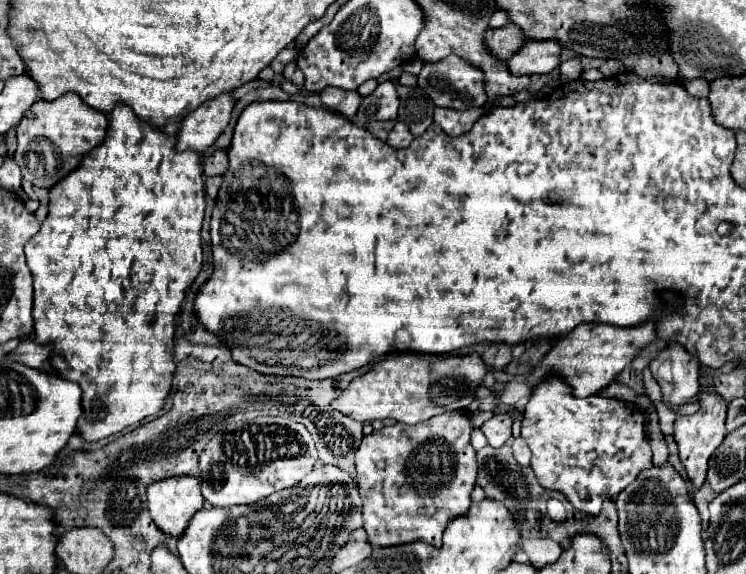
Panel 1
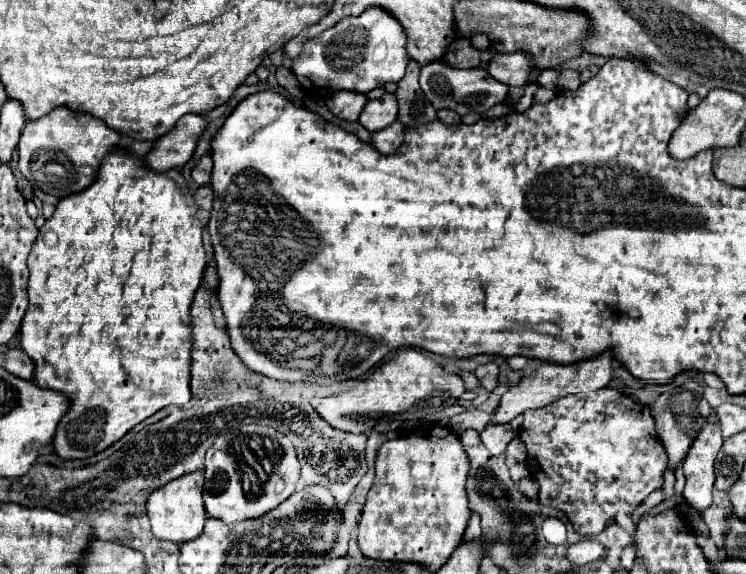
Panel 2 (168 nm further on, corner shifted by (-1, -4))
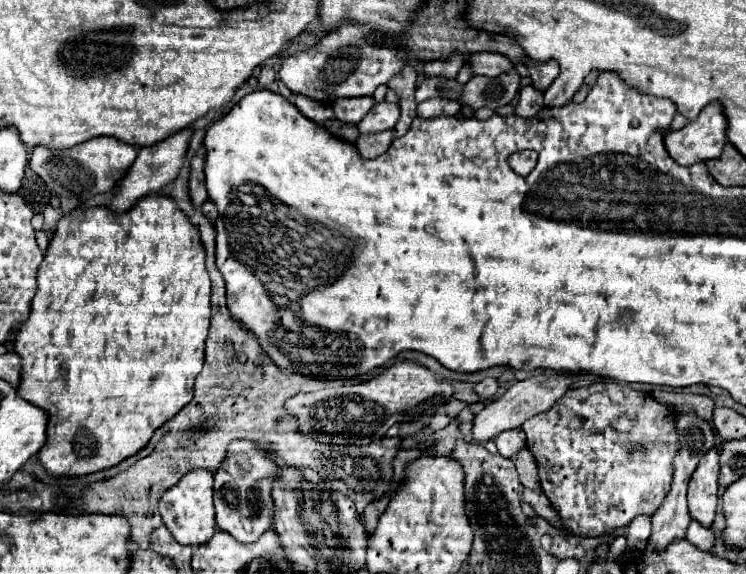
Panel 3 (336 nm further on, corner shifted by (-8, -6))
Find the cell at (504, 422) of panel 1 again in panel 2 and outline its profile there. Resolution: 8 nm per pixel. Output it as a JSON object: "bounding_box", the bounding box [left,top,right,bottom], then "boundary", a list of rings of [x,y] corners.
{"bounding_box":[481,424,517,456],"boundary":[[[489,424],[483,432],[481,432],[481,442],[487,446],[487,450],[495,456],[503,454],[507,444],[515,438],[517,434],[509,428],[509,424]]]}

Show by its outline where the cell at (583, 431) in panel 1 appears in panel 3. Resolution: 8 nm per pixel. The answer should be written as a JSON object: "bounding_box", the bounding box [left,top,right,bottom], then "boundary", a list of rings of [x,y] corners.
{"bounding_box":[524,380,676,538],"boundary":[[[614,380],[574,388],[564,394],[548,412],[524,422],[528,450],[534,454],[540,486],[548,496],[560,522],[576,536],[594,538],[608,530],[628,526],[636,516],[652,516],[672,484],[672,456],[676,454],[674,412],[656,402],[650,394]]]}

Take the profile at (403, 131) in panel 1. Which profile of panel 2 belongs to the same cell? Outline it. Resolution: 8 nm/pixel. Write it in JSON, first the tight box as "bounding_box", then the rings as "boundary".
{"bounding_box":[371,120,403,154],"boundary":[[[399,120],[393,122],[391,126],[387,126],[385,130],[371,134],[371,144],[381,154],[395,152],[401,146],[401,140],[403,140],[403,126],[401,126]]]}

